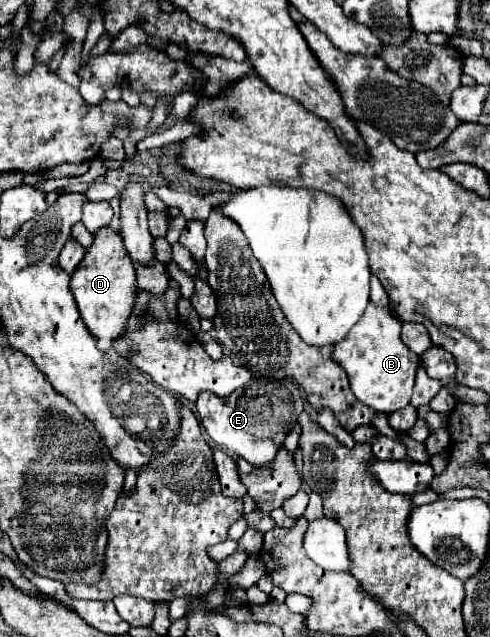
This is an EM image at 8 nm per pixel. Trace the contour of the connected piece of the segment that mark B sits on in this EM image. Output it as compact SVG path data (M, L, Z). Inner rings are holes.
M369 303L351 335L333 347L333 359L345 369L353 395L375 411L393 413L411 401L415 373L419 369L419 355L415 355L399 337L401 321L393 317L389 307Z

